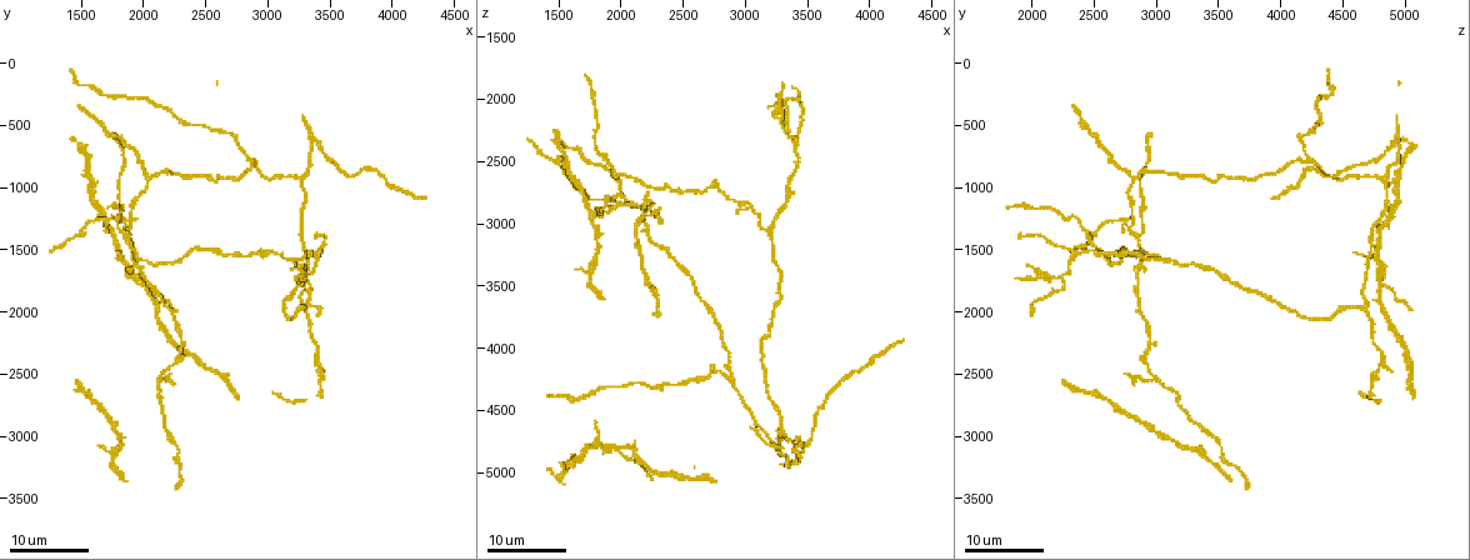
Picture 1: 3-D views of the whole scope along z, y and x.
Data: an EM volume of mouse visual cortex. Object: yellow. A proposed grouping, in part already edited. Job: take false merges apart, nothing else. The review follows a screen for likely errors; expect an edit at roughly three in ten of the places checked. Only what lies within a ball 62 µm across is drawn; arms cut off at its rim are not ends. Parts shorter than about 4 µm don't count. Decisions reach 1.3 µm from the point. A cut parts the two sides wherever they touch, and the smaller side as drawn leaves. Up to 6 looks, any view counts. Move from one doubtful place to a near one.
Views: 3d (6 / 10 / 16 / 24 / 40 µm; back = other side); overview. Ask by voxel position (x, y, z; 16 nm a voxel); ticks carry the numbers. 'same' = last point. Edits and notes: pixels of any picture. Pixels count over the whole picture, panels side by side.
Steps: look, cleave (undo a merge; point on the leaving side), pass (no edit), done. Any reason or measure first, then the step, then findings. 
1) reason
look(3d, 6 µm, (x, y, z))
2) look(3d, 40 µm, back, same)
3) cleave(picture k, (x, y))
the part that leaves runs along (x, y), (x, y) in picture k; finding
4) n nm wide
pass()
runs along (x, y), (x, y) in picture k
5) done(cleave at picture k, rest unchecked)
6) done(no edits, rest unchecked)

a fork
look(3d, 16 µm, (3160, 1580, 3040))

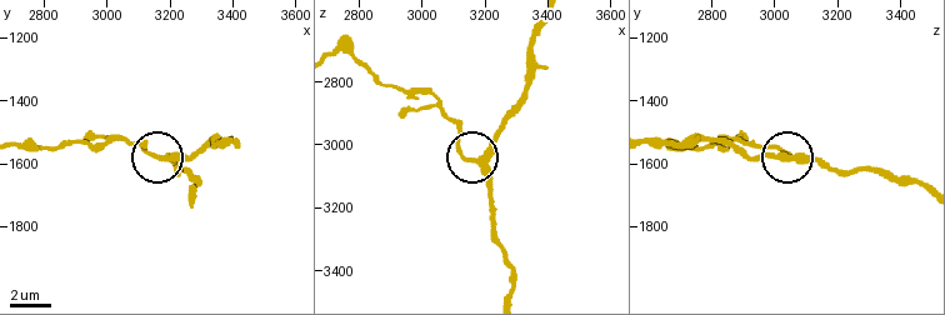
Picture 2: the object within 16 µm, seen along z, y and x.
closer look
look(3d, 6 µm, (3180, 1580, 3060))

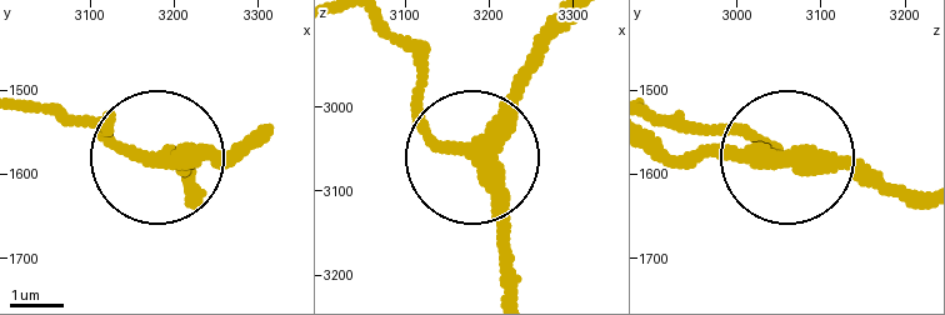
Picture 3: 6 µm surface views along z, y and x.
pass()
runs along (518, 281), (478, 146), (558, 26) in picture 3; continuous, no second neuron

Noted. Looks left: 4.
four-way junction
look(3d, 24 µm, (3320, 1700, 2220))

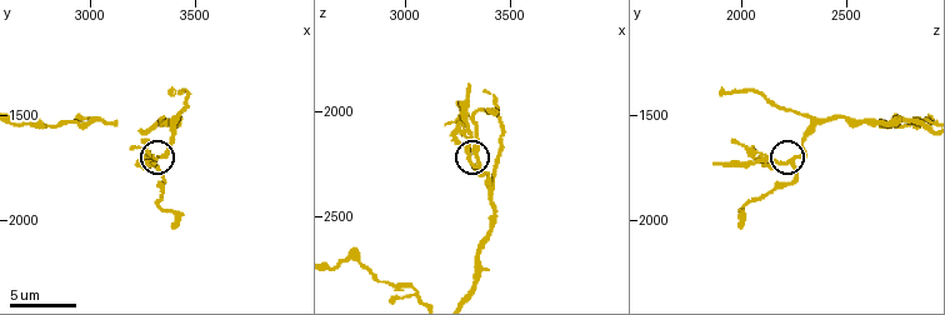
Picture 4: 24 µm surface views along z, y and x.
look(3d, 10 µm, (3310, 1720, 2230))

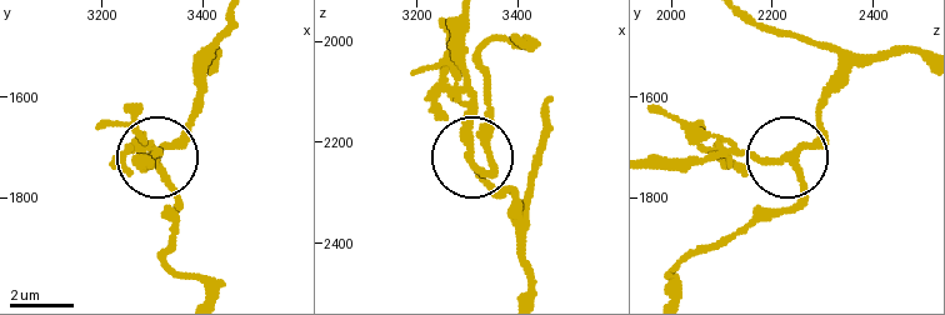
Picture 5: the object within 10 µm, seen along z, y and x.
4 arms
cleave(picture 5, (158, 151))
the part that leaves runs along (466, 155), (474, 110), (466, 21) in picture 5; two neurons meet here

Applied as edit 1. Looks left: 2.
three arms meet
look(3d, 16 µm, (2060, 920, 2840))

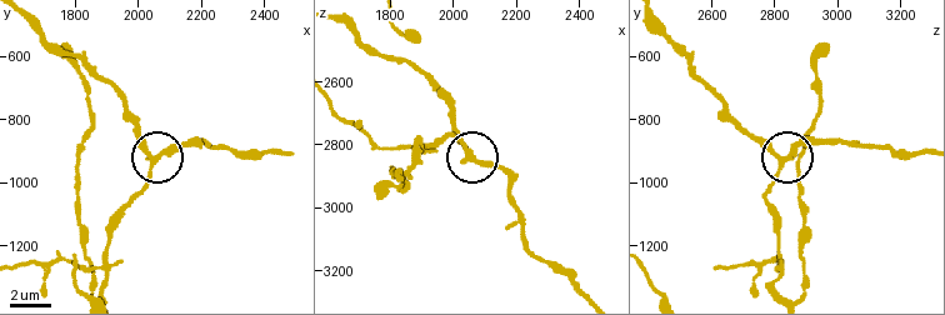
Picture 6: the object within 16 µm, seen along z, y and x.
look(3d, 6 µm, (2030, 930, 2820))

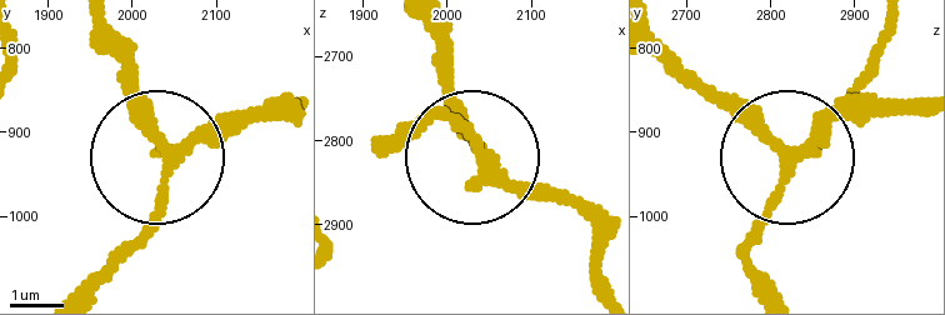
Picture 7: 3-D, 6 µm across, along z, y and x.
side arm 16 µm
pass()
runs along (911, 116), (830, 116), (776, 153), (660, 40) in picture 7; continuous, no second neuron

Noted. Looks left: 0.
done(cleave at picture 5, rest unchecked)

